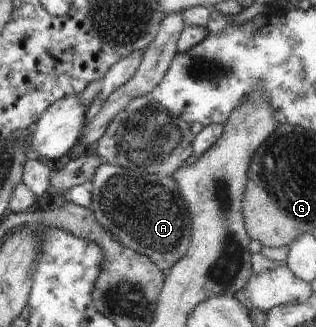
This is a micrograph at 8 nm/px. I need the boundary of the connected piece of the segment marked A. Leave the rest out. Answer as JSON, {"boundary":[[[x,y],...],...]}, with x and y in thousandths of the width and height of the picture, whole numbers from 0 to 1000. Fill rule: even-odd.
{"boundary":[[[329,498],[304,520],[291,557],[294,609],[282,636],[332,713],[345,713],[383,749],[465,786],[503,826],[541,823],[573,786],[582,786],[604,731],[604,664],[544,538],[462,532],[430,517],[389,517]]]}

